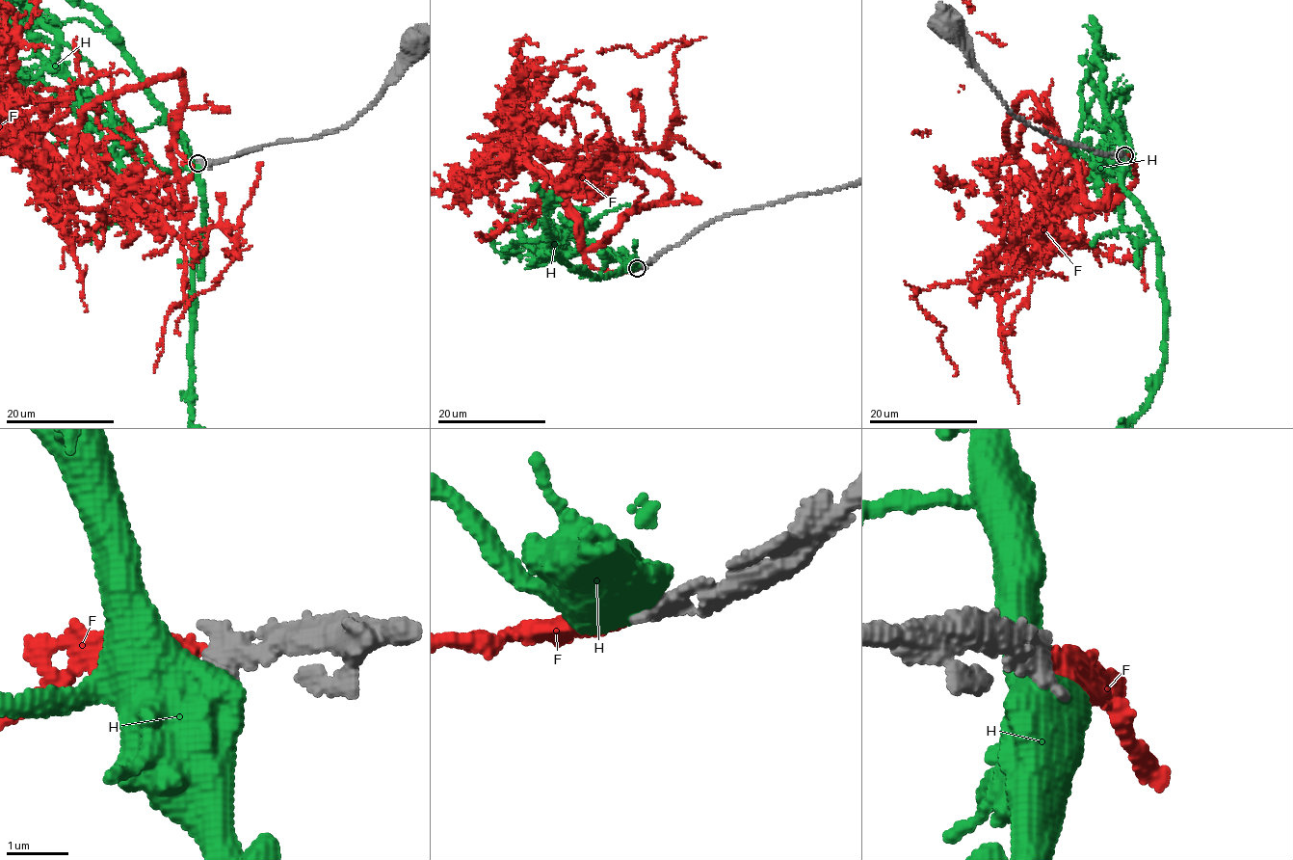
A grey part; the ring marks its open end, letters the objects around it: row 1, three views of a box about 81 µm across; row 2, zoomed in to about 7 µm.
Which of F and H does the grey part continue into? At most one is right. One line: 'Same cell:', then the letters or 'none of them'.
Same cell: F

